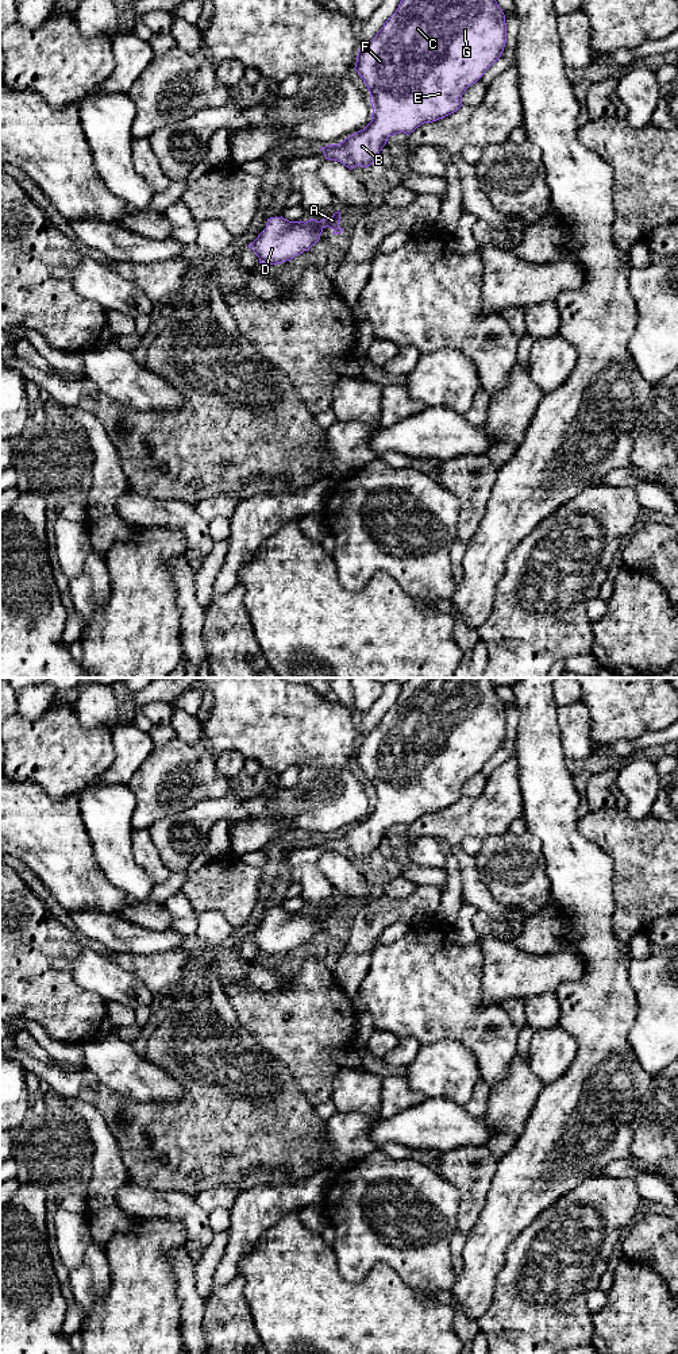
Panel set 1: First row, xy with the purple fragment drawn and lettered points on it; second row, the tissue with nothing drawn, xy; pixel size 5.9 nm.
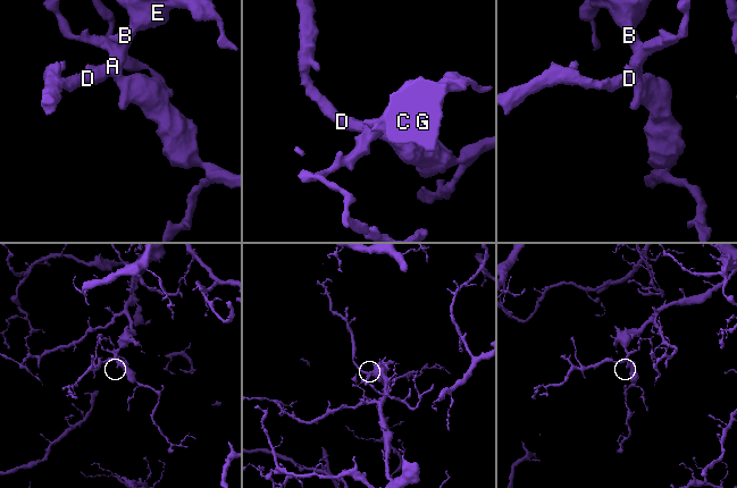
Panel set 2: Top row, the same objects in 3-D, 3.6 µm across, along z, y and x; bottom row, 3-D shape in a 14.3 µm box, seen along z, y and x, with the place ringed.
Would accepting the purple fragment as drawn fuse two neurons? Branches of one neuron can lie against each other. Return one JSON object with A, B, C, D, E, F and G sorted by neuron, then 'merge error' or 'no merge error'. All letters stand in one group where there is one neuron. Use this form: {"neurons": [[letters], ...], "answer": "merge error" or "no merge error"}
{"neurons": [["A", "B", "C", "D", "E", "F", "G"]], "answer": "no merge error"}

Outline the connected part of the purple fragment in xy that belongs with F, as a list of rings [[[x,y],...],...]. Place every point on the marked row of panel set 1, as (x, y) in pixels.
[[[401,0],[396,12],[357,55],[354,69],[370,92],[371,121],[343,142],[321,147],[325,159],[338,161],[350,170],[367,167],[378,158],[389,136],[400,132],[409,135],[424,123],[457,112],[463,105],[462,94],[498,61],[505,43],[505,15],[496,0]]]

